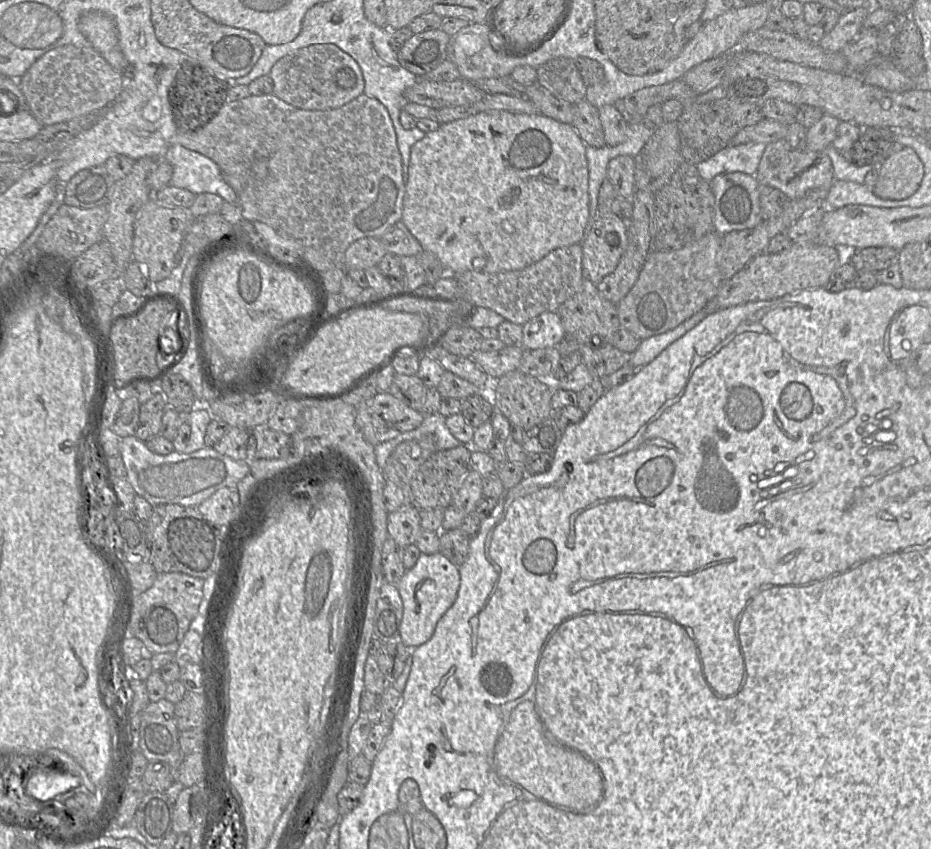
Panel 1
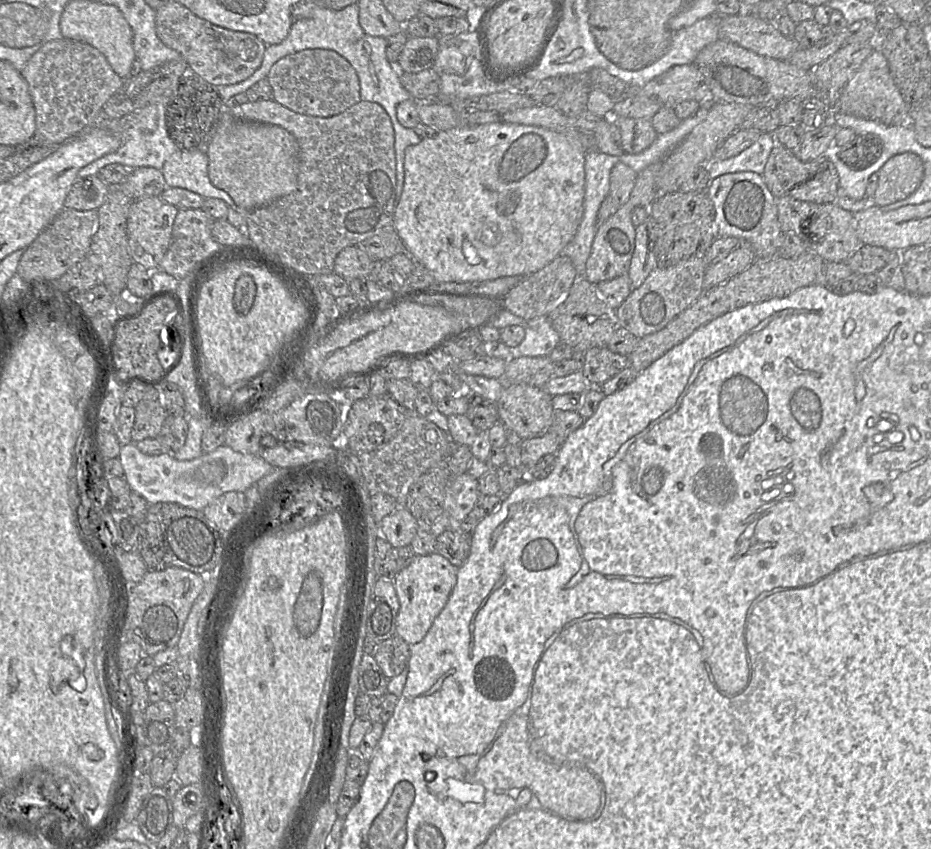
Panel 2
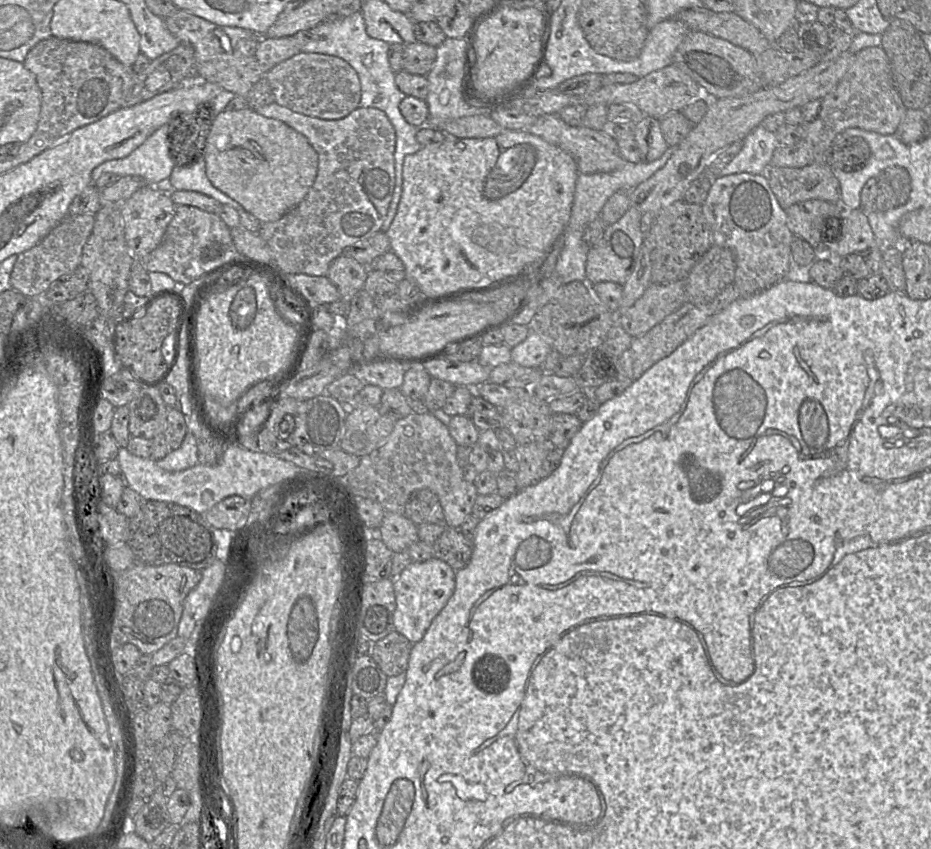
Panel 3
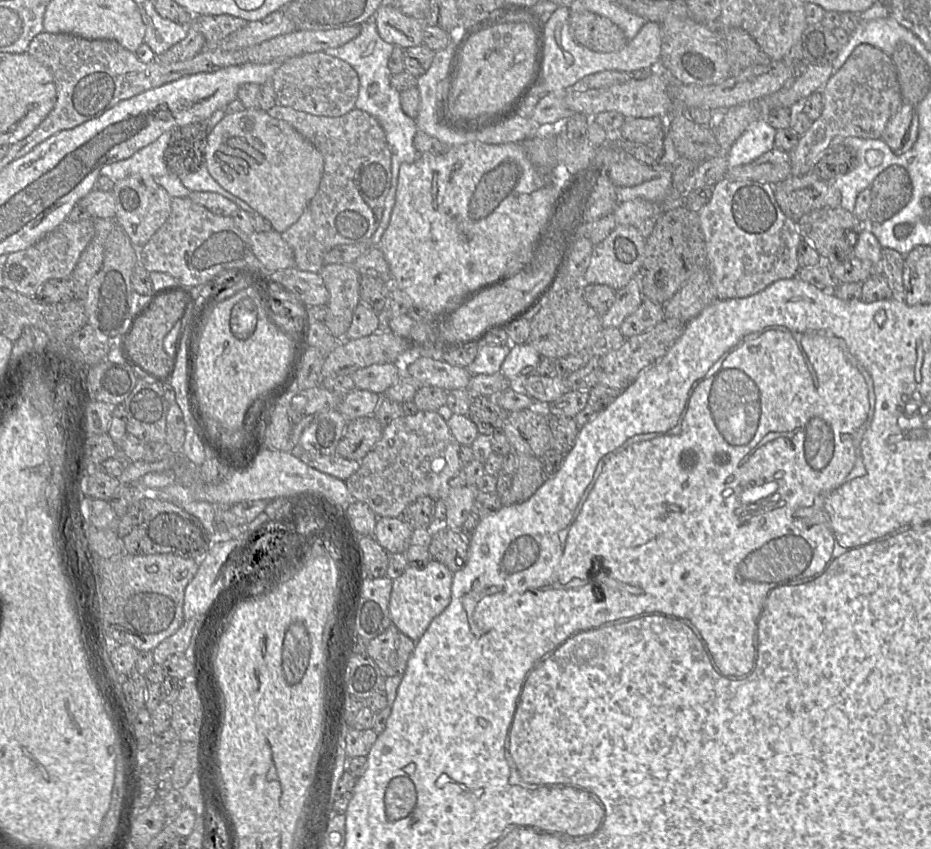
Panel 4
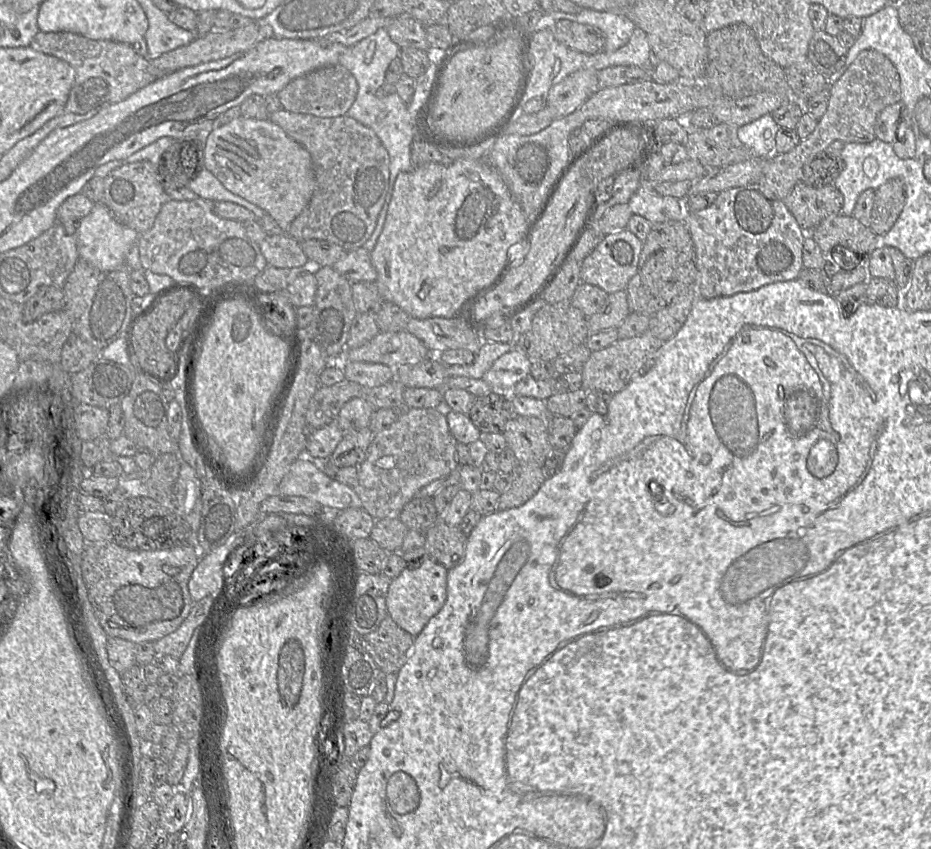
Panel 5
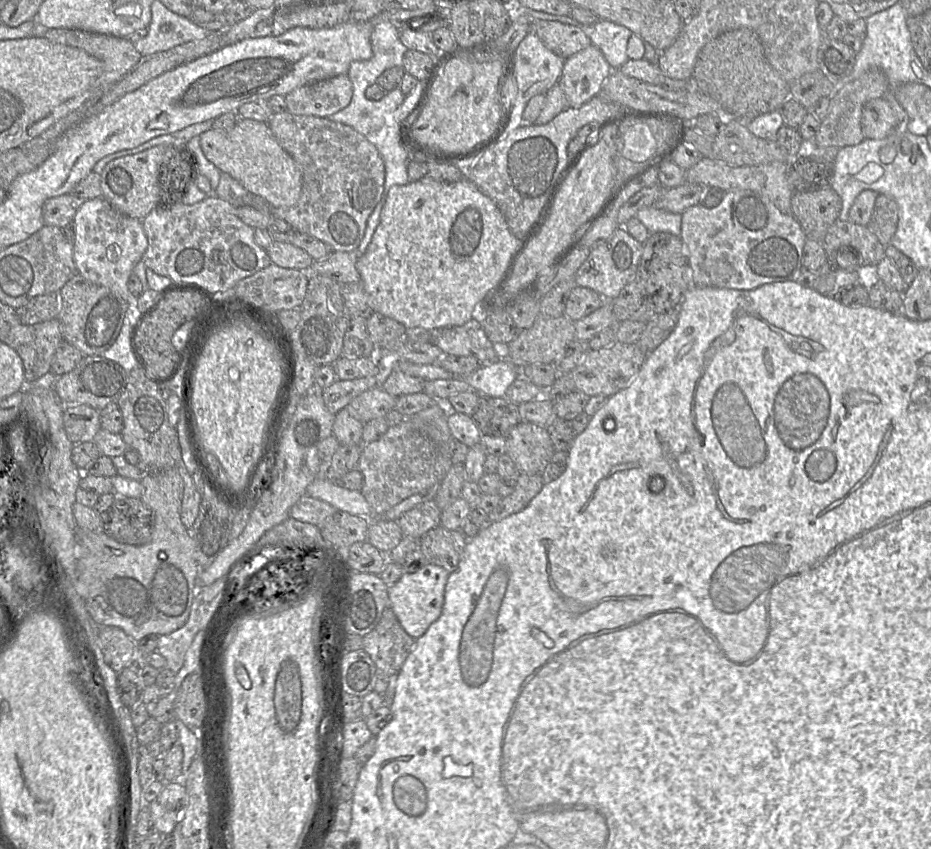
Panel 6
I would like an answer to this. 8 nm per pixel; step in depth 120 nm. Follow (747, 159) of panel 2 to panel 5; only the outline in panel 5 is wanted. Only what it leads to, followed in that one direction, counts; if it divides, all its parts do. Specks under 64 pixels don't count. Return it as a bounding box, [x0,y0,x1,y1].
[738,114,780,158]

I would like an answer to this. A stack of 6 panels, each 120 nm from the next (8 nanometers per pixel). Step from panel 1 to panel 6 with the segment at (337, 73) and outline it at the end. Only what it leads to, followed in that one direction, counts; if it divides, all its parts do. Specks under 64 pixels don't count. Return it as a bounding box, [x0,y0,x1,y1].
[286,74,352,117]

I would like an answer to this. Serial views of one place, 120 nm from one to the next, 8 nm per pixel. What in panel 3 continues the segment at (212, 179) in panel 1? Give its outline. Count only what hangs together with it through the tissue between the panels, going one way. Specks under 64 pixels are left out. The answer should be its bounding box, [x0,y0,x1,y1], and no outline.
[169,156,245,211]

